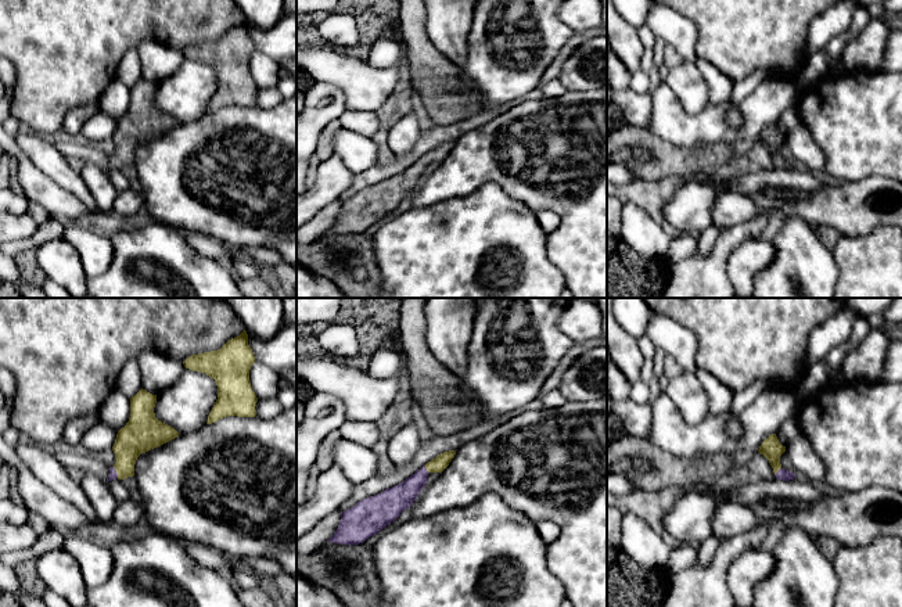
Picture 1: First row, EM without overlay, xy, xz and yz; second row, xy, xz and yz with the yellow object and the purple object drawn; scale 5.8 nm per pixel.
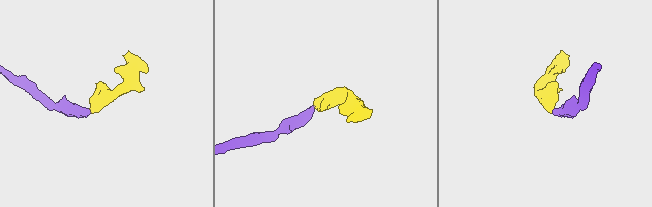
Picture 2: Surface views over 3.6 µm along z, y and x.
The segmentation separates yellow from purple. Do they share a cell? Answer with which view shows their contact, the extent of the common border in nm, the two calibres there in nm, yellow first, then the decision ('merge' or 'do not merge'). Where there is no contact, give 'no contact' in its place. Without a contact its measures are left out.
meets yellow in yz; contact 60 nm long; 120 nm thick on the yellow side, 70 nm on the other; merge

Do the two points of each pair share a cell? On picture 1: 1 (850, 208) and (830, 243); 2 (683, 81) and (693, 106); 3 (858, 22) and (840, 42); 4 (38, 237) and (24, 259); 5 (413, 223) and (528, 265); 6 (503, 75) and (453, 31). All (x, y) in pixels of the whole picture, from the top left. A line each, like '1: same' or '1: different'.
1: different
2: same
3: same
4: different
5: same
6: different

